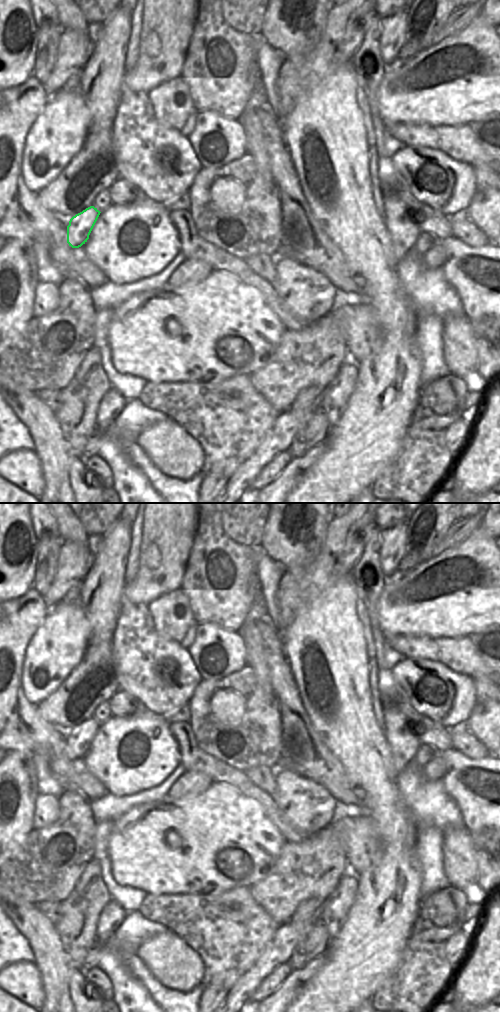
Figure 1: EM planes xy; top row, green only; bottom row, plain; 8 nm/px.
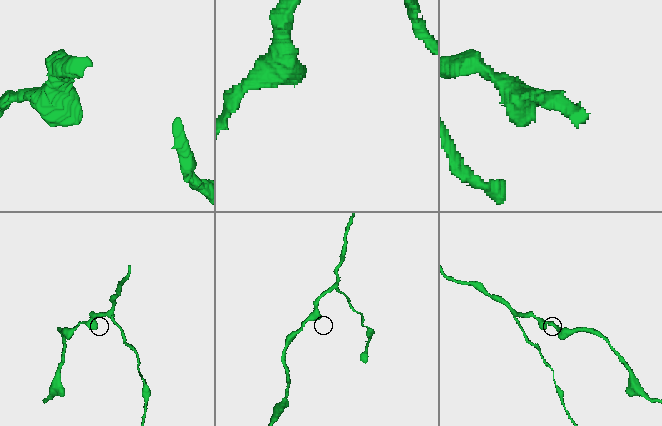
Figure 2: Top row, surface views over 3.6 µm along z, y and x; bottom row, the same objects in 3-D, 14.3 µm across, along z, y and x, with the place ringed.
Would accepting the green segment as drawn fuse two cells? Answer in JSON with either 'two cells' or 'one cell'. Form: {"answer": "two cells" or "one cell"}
{"answer": "one cell"}

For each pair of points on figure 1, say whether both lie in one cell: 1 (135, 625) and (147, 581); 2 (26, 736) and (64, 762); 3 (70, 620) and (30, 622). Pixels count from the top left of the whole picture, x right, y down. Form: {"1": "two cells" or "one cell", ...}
{"1": "two cells", "2": "one cell", "3": "two cells"}

